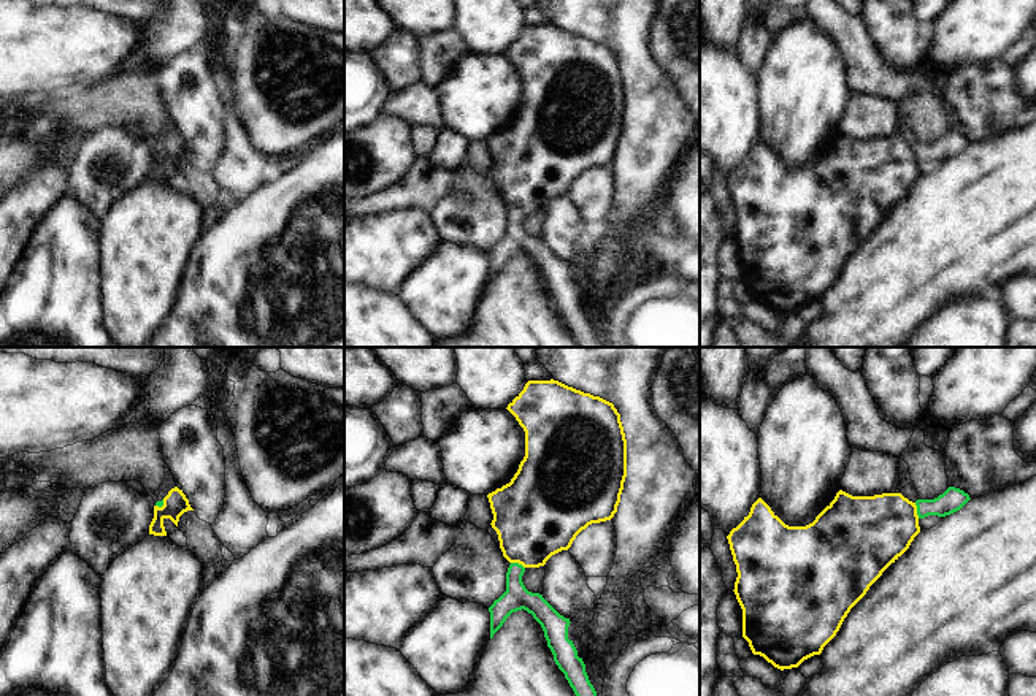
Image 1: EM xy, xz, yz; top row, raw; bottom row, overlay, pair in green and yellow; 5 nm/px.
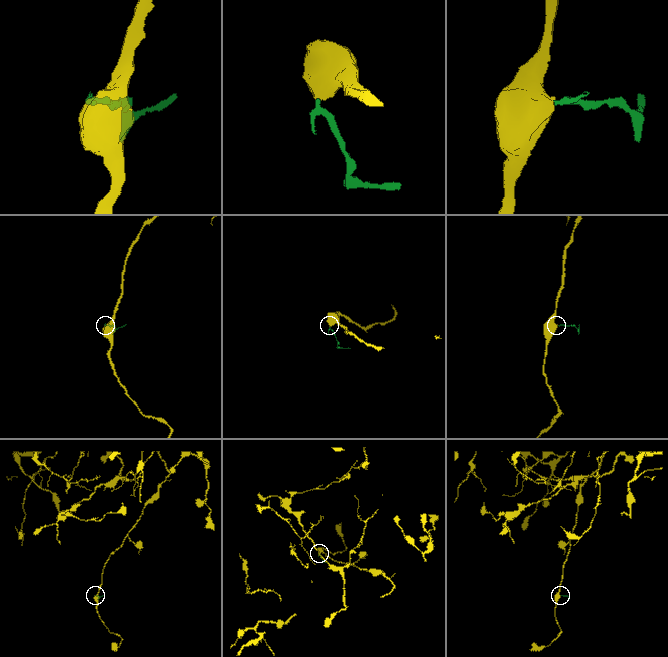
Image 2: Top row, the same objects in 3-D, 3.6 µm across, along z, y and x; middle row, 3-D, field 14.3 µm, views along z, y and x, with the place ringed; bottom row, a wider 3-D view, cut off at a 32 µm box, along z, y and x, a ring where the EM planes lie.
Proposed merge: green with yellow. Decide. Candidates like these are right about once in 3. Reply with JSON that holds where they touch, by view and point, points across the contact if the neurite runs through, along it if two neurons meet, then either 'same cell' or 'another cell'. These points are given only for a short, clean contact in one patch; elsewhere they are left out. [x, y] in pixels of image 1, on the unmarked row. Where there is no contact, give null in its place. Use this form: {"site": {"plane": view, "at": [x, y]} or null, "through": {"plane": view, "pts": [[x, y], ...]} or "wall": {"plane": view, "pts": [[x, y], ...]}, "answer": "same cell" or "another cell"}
{"site": {"plane": "yz", "at": [917, 156]}, "wall": {"plane": "yz", "pts": [[914, 148], [919, 162]]}, "answer": "another cell"}

